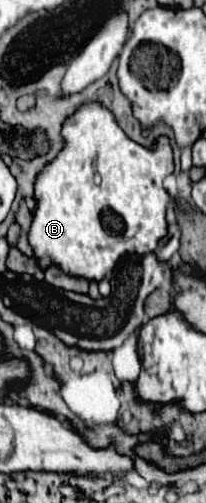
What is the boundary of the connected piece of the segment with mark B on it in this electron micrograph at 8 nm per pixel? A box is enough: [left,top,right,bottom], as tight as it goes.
[30,103,174,281]

